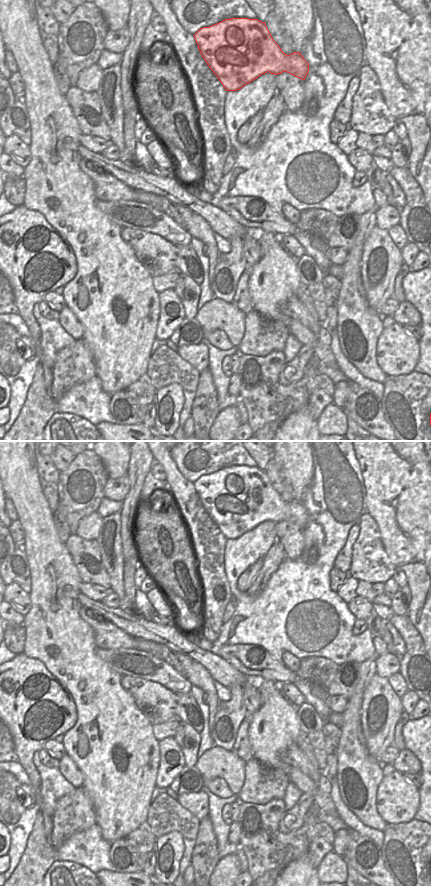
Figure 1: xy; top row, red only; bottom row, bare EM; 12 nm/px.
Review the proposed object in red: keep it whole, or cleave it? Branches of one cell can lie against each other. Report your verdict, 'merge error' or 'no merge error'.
no merge error

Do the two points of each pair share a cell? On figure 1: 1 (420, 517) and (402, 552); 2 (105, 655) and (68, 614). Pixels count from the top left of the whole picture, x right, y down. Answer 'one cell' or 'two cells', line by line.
1: one cell
2: two cells

